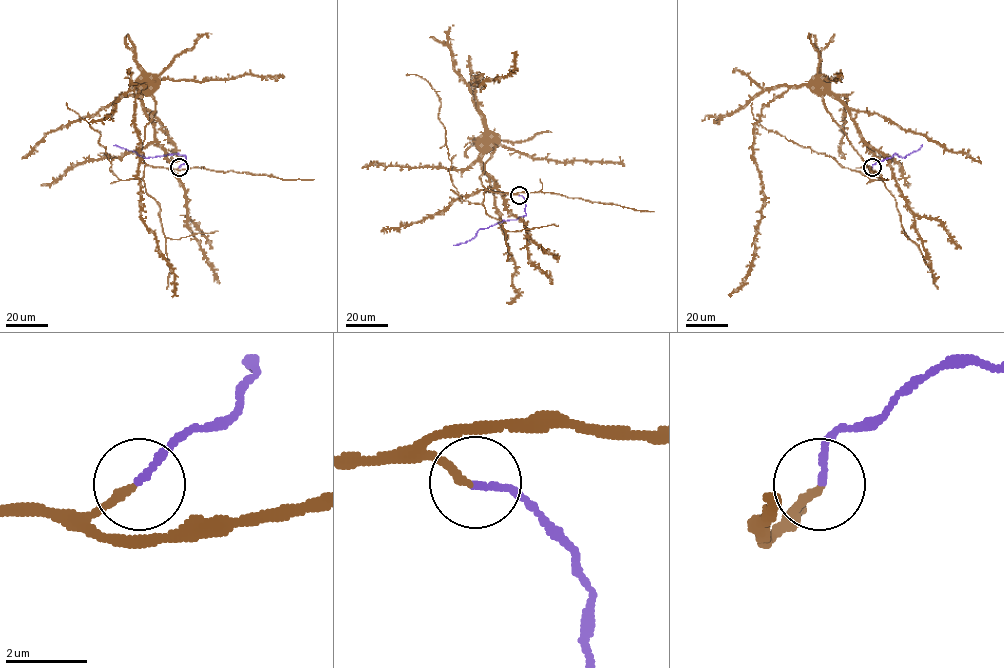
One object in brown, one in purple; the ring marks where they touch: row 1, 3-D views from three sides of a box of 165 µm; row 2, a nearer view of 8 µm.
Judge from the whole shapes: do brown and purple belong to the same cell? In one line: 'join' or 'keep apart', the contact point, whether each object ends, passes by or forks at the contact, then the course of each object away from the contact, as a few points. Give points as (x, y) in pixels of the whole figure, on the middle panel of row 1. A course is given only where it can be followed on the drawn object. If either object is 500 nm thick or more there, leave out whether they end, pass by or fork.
join; place (519, 195); brown ends; purple ends; course brown (519, 195), (482, 185), (495, 149), (475, 85), (479, 76), (480, 87), (509, 74), (516, 51); course purple (519, 195), (525, 201), (525, 216), (479, 229), (470, 240), (454, 245)

